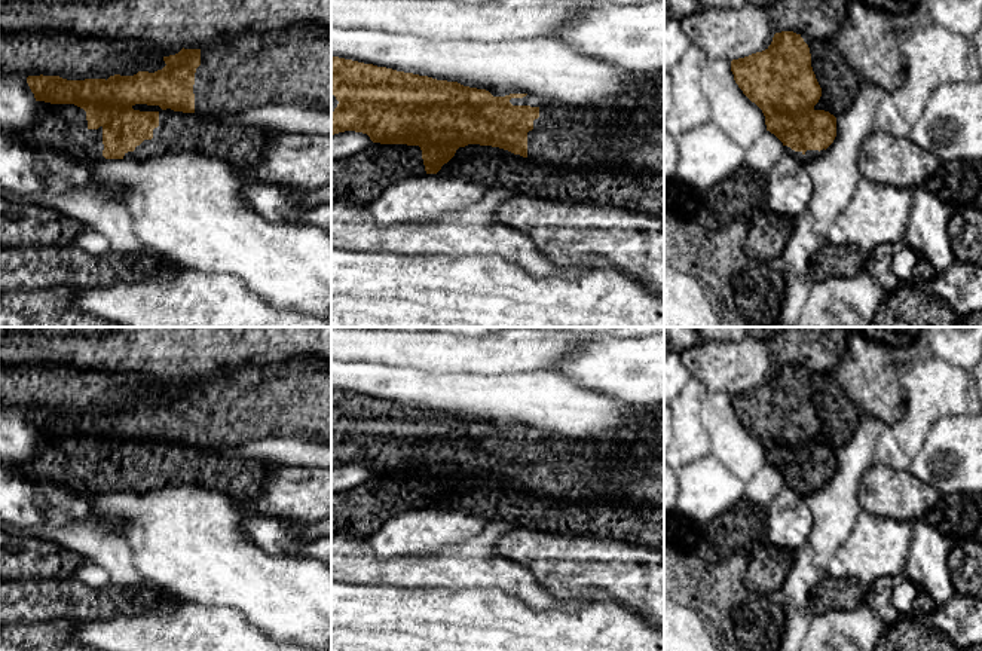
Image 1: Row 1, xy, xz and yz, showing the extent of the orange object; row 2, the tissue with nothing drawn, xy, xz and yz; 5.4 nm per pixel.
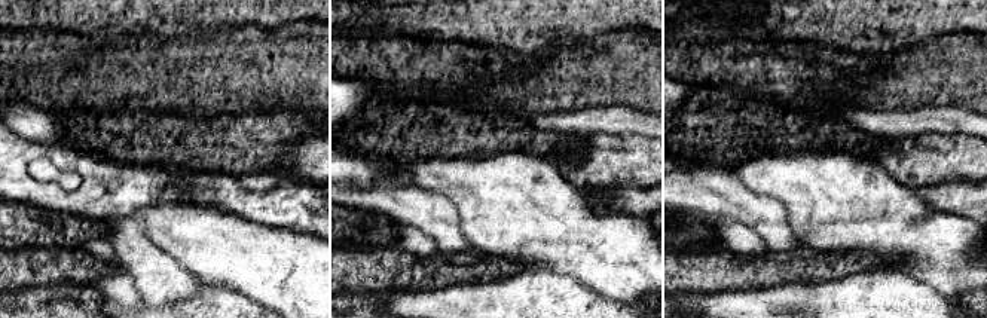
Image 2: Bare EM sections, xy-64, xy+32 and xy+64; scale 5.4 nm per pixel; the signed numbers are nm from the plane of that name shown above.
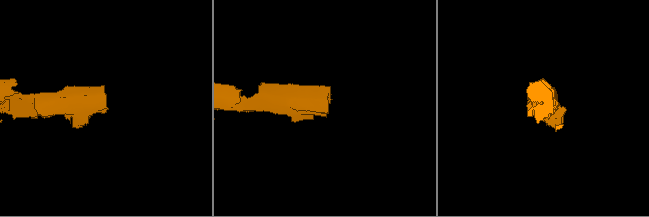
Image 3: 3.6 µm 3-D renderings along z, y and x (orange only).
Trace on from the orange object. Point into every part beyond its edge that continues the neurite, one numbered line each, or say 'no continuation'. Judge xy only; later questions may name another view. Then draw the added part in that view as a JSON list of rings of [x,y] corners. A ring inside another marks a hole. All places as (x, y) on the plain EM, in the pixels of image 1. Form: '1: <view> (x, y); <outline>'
1: xy (291, 399); [[[299,357],[276,364],[247,364],[230,373],[201,380],[201,398],[195,406],[195,446],[199,449],[236,447],[266,437],[296,437],[331,444],[331,361]]]

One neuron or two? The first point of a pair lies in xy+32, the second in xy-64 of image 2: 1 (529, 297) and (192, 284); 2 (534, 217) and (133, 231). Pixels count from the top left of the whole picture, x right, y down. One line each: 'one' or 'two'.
1: two
2: two

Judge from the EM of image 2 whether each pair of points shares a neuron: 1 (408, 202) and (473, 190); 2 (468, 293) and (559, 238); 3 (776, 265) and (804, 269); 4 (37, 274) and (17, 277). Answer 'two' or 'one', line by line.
1: two
2: two
3: one
4: one

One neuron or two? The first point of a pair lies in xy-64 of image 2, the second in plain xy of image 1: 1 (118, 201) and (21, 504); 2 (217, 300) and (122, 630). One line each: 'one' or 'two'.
1: one
2: one

